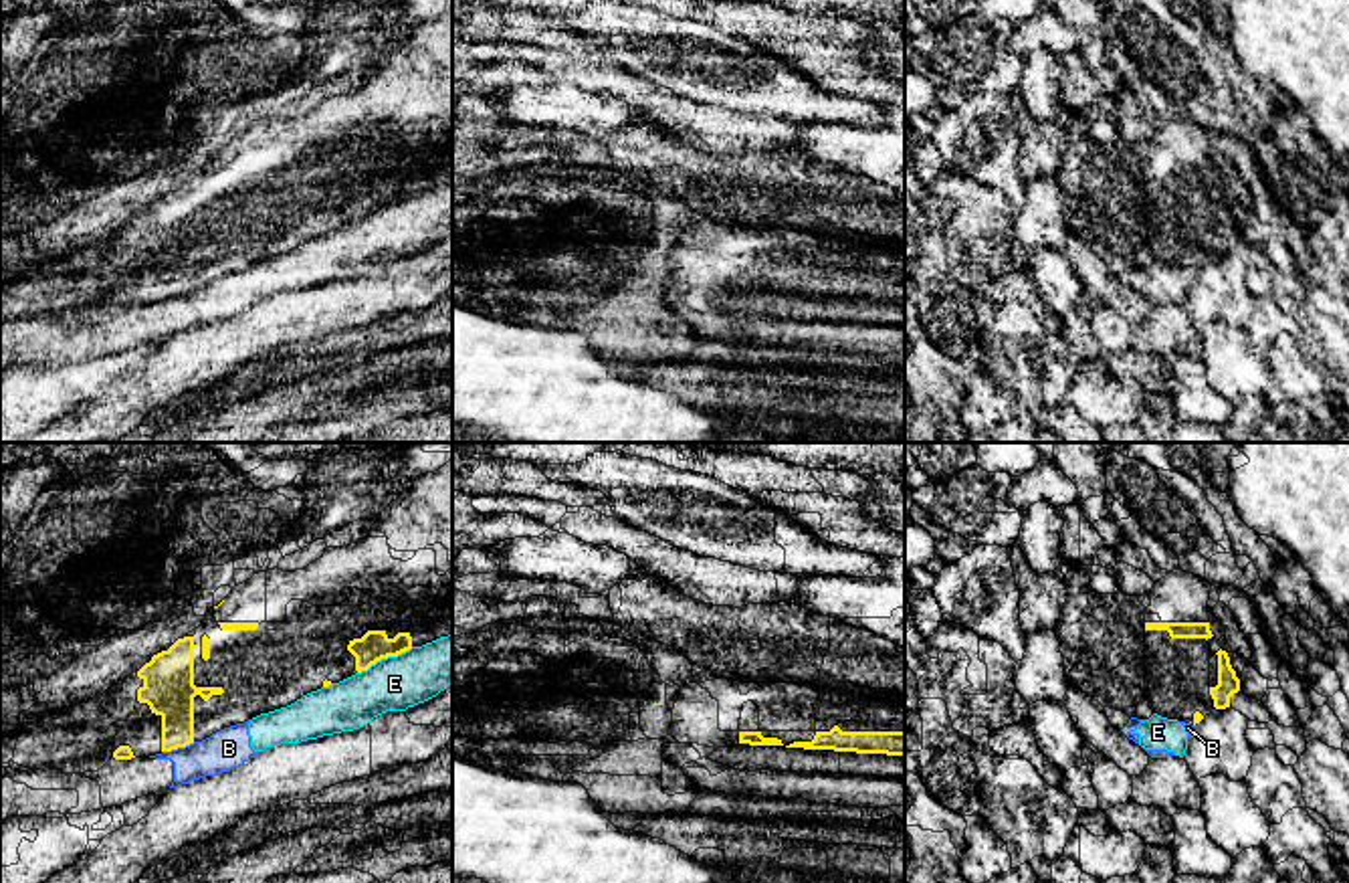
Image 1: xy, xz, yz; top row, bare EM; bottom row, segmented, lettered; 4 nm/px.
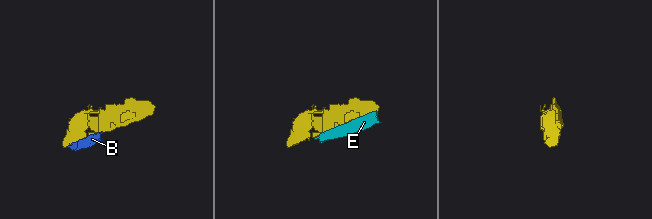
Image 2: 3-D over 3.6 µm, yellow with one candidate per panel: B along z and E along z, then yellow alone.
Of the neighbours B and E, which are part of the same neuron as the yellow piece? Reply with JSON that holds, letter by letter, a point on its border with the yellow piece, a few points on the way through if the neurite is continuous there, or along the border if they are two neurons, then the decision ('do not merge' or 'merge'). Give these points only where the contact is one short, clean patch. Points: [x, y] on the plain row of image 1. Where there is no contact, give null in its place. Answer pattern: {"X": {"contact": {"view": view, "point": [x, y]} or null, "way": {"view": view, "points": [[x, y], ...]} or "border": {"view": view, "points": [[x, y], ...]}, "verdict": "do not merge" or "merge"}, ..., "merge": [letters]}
{"B": {"contact": {"view": "xy", "point": [178, 293]}, "border": {"view": "xy", "points": [[194, 289], [162, 300]]}, "verdict": "do not merge"}, "E": {"contact": {"view": "xy", "point": [384, 205]}, "verdict": "do not merge"}, "merge": []}

